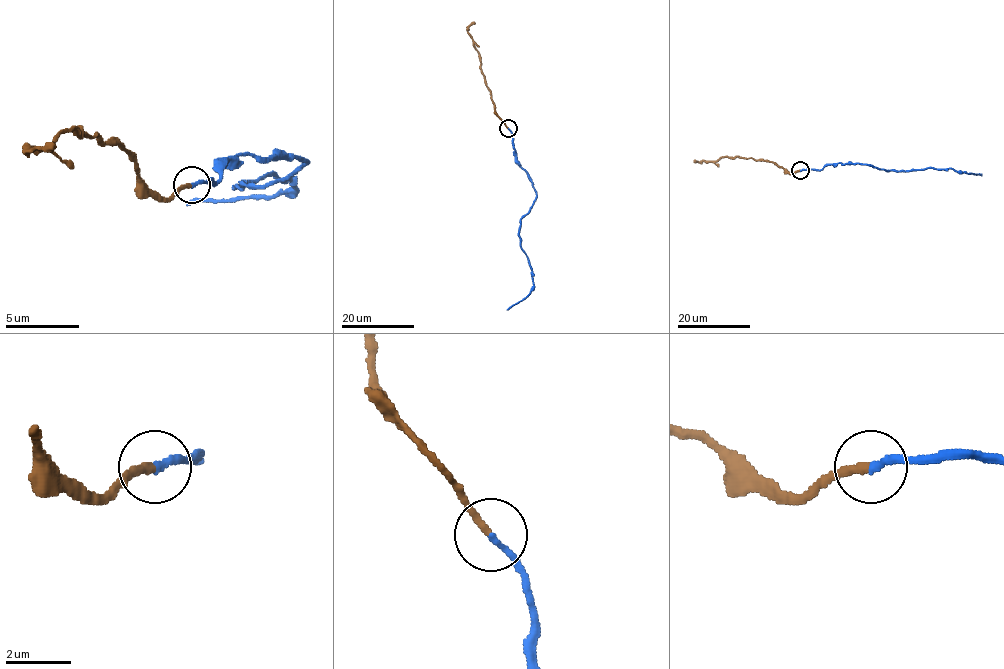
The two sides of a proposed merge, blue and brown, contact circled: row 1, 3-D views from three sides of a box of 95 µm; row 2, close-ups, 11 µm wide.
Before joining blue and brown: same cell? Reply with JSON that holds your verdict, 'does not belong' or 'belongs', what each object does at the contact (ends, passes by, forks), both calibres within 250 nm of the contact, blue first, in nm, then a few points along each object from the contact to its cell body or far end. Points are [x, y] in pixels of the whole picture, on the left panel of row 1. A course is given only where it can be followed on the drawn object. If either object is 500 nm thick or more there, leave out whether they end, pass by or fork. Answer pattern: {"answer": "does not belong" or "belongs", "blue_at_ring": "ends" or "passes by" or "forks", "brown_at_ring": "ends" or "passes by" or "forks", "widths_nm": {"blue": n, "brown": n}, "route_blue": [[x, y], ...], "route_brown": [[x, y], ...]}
{"answer": "belongs", "blue_at_ring": "ends", "brown_at_ring": "ends", "widths_nm": {"blue": 200, "brown": 240}, "route_blue": [[192, 186], [214, 182], [229, 160], [307, 160], [285, 178], [237, 186], [266, 175], [292, 190], [185, 204]], "route_brown": [[192, 186], [159, 197], [118, 145], [78, 127], [82, 130], [52, 145], [30, 149], [56, 145]]}

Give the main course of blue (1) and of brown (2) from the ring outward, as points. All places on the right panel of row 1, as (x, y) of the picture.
1: (800, 170), (821, 170), (827, 165), (844, 163), (870, 164), (891, 170), (952, 169), (981, 175)
2: (800, 170), (790, 173), (770, 161), (739, 156), (694, 161)

